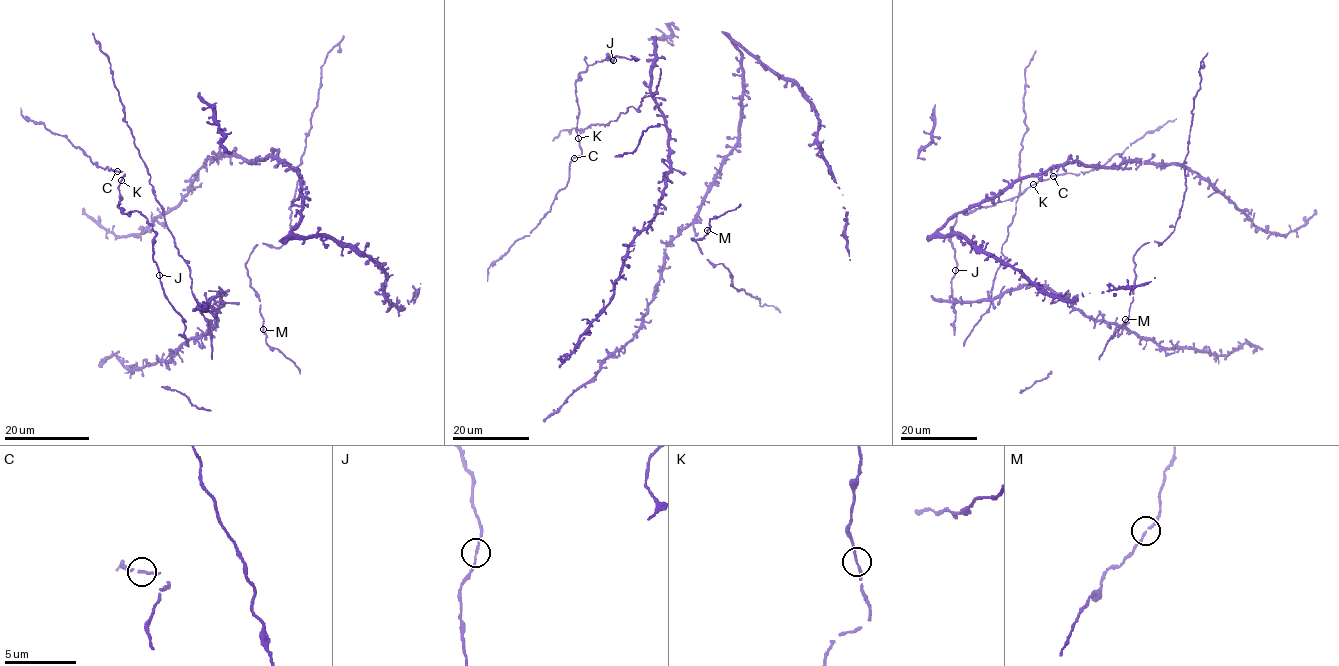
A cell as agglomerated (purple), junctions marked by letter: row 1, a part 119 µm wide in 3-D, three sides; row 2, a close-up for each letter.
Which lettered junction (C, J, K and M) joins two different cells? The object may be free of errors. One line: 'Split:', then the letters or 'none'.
Split: none

